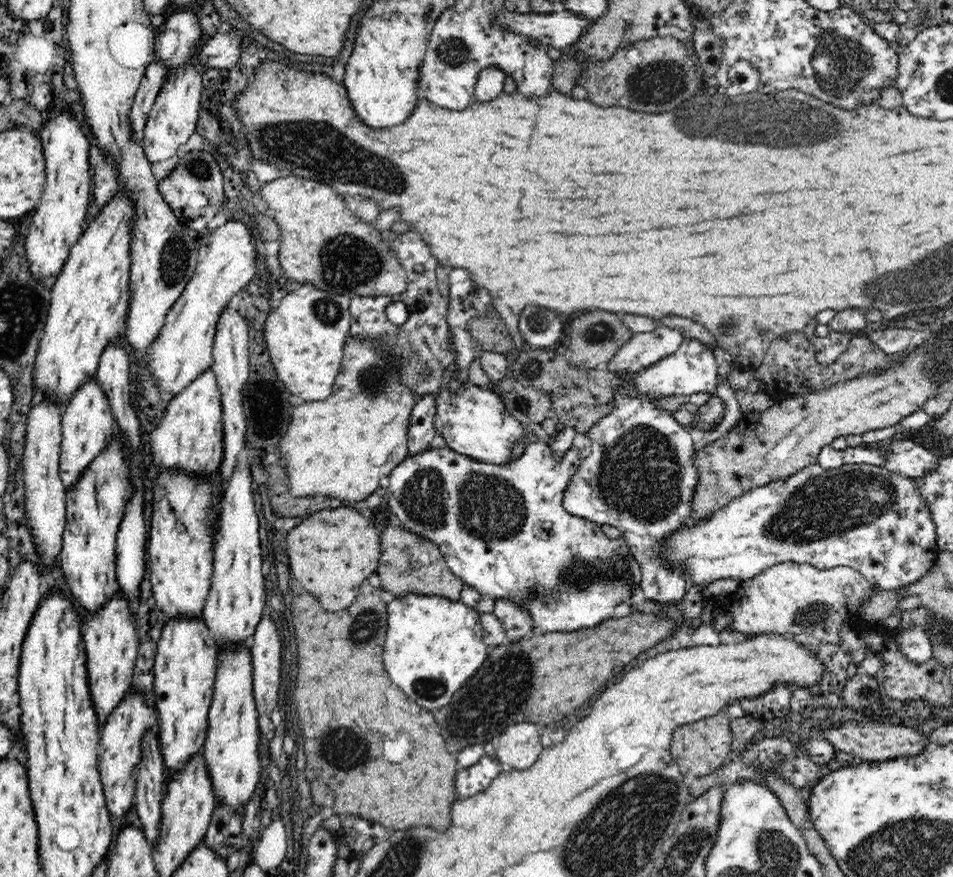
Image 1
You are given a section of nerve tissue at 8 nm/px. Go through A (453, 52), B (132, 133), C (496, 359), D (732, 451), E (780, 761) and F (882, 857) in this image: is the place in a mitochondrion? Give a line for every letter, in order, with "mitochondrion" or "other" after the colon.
A: mitochondrion
B: other
C: other
D: other
E: mitochondrion
F: mitochondrion

